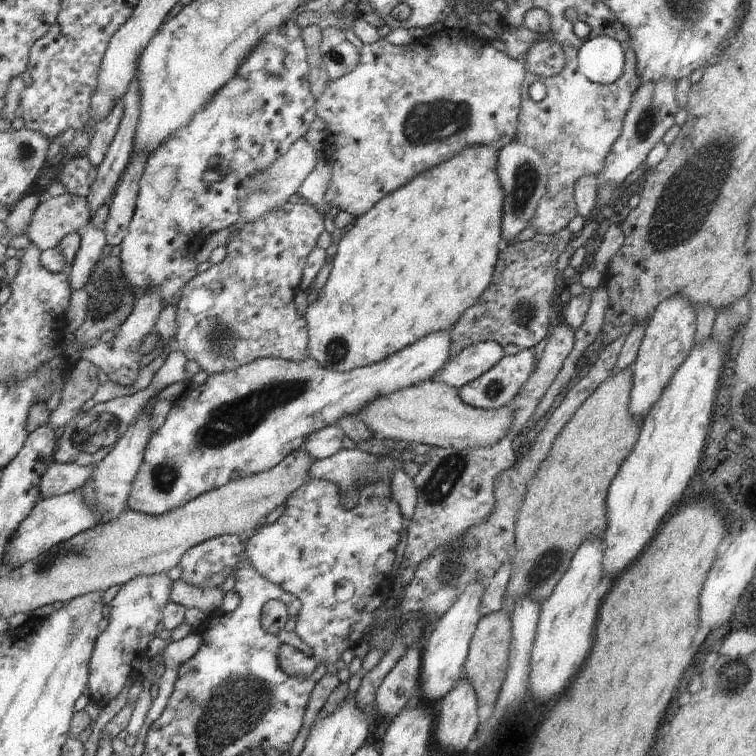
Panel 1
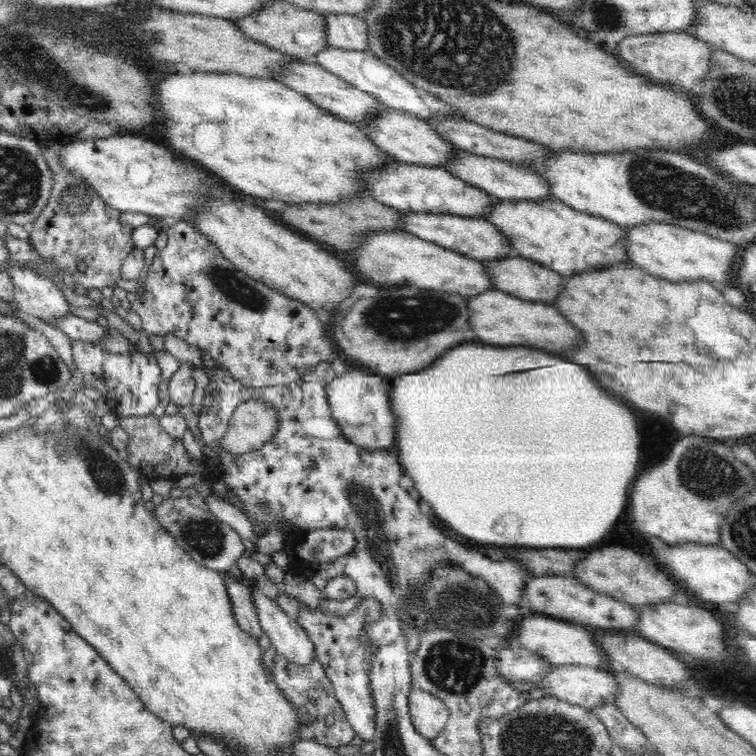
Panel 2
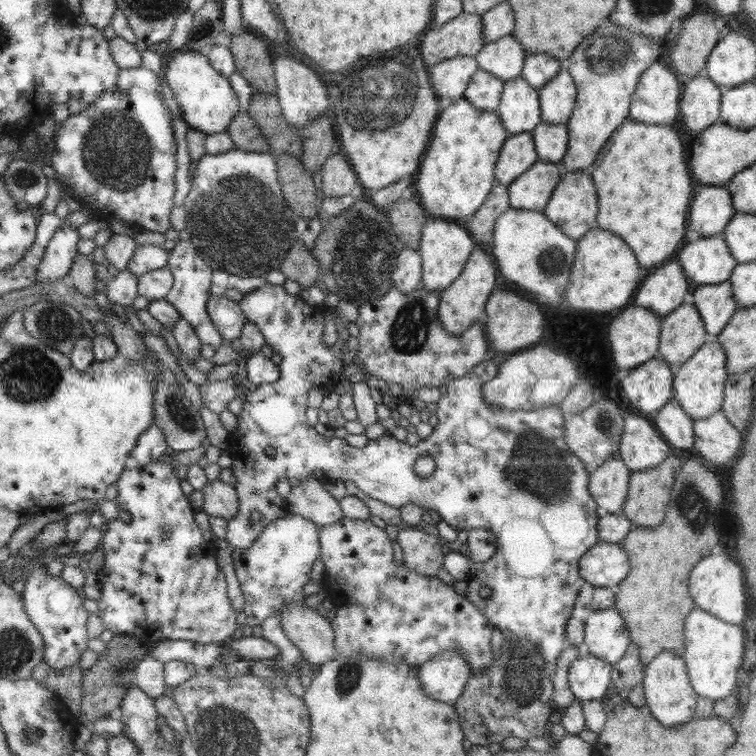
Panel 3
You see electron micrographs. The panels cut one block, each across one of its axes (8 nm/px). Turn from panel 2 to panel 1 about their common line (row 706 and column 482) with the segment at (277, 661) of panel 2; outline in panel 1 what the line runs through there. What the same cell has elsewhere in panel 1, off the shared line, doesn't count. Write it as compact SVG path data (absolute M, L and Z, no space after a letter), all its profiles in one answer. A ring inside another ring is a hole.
M562 229L551 235L538 233L532 239L502 245L488 288L481 294L477 303L470 307L449 330L452 342L450 359L454 354L461 353L463 348L484 341L494 341L502 346L516 344L522 350L533 349L536 344L540 344L551 333L550 312L555 308L553 294L556 287L556 261L574 236L567 229Z

